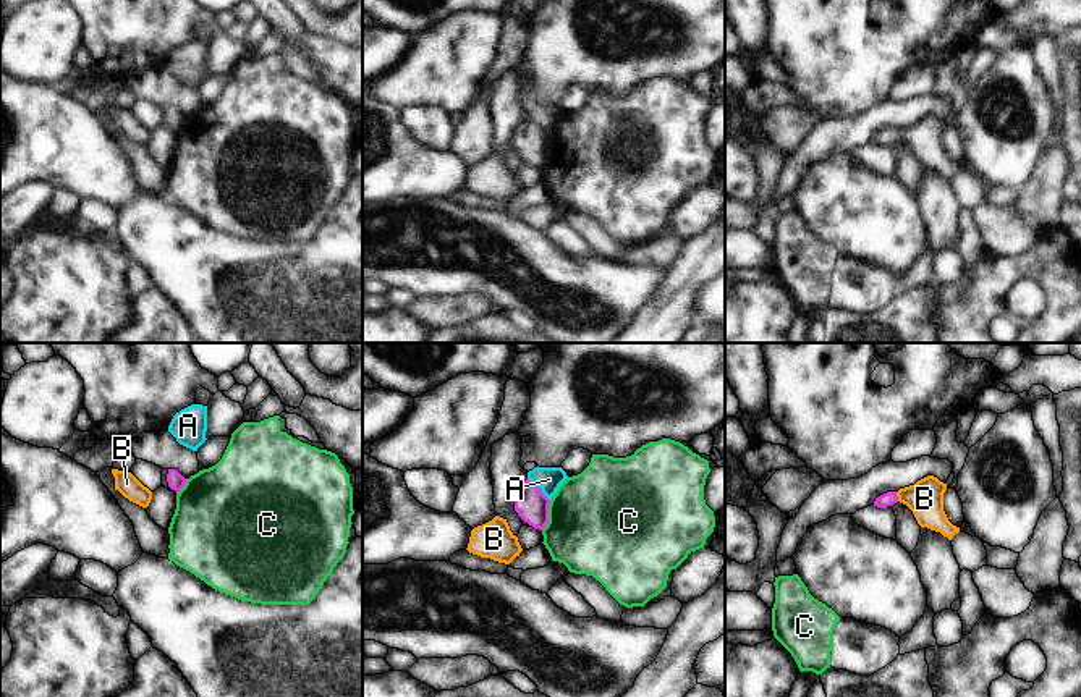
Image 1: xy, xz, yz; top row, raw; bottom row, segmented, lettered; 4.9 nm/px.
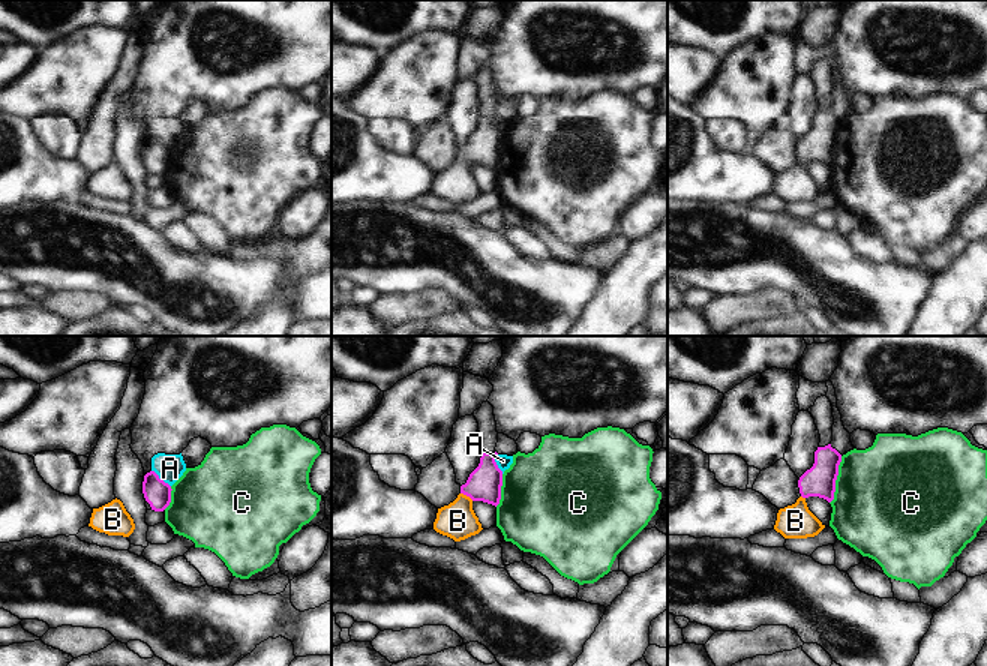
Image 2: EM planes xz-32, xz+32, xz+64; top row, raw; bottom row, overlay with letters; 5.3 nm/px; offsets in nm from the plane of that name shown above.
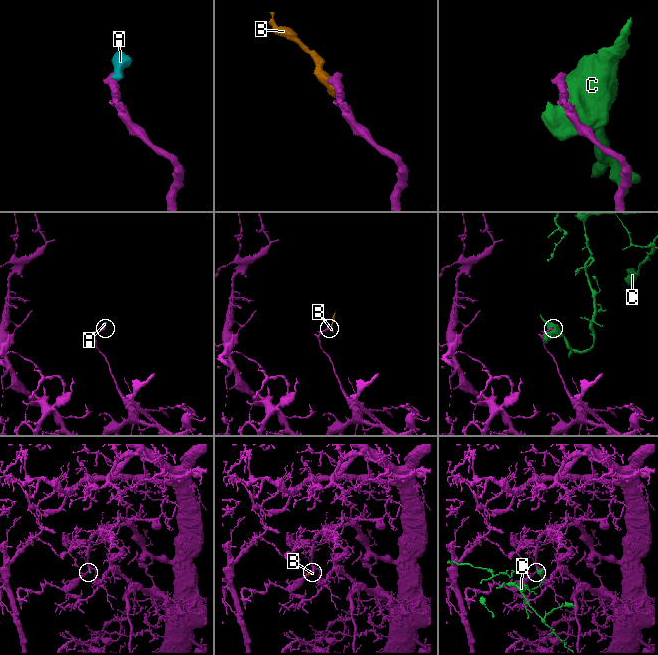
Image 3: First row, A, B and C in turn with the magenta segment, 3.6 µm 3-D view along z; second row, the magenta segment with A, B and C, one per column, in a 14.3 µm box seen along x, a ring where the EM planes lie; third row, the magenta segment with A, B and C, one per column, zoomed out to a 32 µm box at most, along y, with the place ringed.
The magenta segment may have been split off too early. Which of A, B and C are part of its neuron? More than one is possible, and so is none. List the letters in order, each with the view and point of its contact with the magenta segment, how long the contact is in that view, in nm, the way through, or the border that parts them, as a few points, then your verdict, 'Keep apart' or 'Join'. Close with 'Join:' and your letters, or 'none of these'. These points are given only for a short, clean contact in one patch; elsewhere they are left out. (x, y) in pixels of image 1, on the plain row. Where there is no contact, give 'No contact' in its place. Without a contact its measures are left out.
A: Touches magenta at xz (539, 126). Shared border 160 nm. Boundary: xz (528, 115), (549, 138). Keep apart
B: Touches magenta at yz (897, 135). Shared border 50 nm. Path across: yz (887, 136), (897, 135), (924, 136). Join
C: Touches magenta at xz (547, 152). Shared border 160 nm. Keep apart
Join: B

